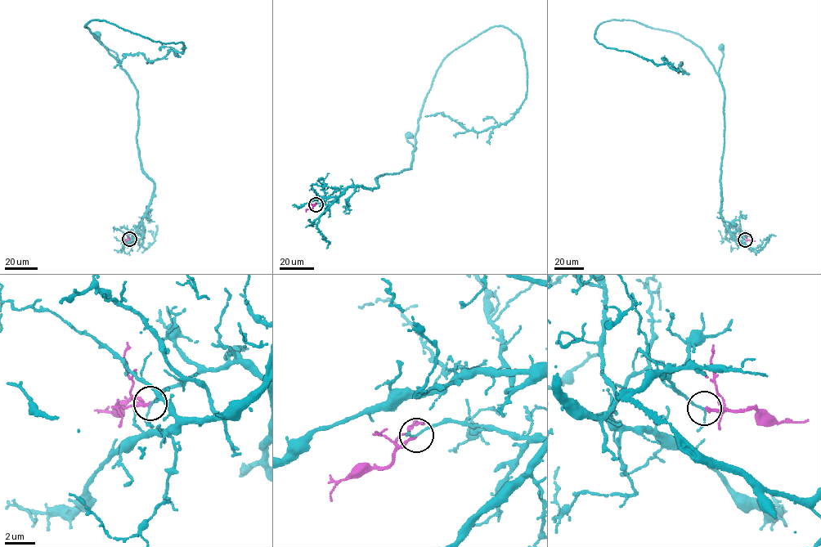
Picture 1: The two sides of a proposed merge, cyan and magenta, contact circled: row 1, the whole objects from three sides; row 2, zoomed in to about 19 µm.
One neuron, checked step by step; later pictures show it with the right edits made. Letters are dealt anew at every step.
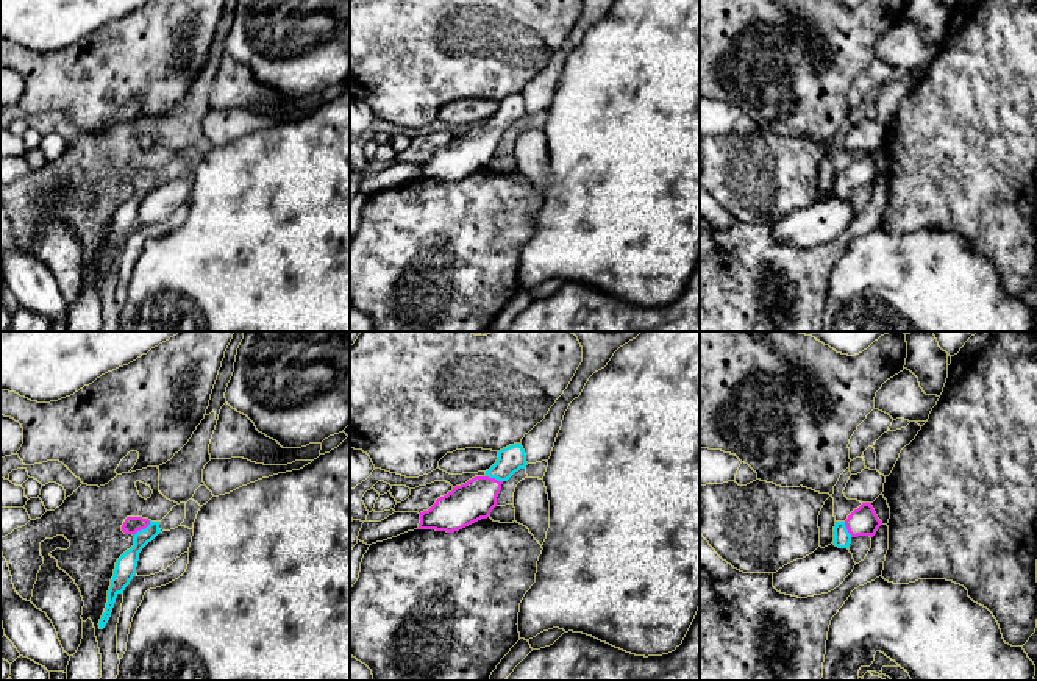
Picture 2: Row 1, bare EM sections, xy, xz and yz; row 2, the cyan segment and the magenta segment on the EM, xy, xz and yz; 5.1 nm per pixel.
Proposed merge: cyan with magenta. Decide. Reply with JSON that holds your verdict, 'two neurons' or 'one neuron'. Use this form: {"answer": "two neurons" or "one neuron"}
{"answer": "one neuron"}

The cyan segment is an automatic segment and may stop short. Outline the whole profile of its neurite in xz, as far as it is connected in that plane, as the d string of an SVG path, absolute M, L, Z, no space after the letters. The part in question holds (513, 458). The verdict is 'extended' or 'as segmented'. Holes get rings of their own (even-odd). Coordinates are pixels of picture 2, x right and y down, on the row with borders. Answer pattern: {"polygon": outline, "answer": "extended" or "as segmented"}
{"polygon": "M522 444L500 450L497 462L486 470L484 476L475 476L465 484L453 487L451 492L437 498L428 511L420 512L417 529L454 533L487 519L497 506L501 484L526 465Z", "answer": "extended"}

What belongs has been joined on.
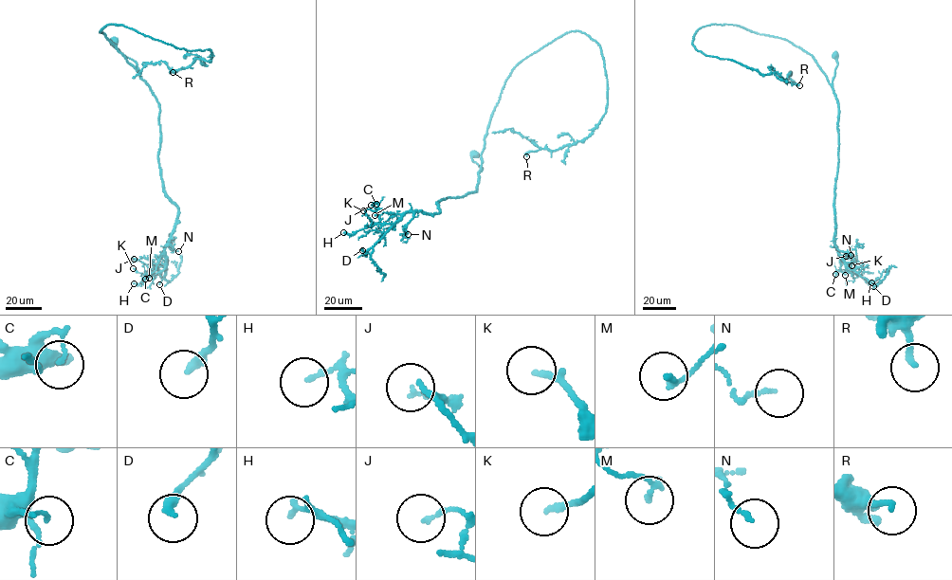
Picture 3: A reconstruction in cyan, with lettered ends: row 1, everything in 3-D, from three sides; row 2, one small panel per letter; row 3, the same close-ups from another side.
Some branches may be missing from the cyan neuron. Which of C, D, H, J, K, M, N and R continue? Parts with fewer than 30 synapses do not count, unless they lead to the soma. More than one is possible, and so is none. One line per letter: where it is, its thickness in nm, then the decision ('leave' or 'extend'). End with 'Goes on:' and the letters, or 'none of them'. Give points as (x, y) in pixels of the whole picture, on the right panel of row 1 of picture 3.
C: place (835, 274); calibre 100 nm; leave
D: place (873, 286); calibre 280 nm; leave
H: place (871, 282); calibre 140 nm; leave
J: place (846, 256); calibre 150 nm; leave
K: place (851, 265); calibre 170 nm; leave
M: place (845, 275); calibre 170 nm; leave
N: place (851, 255); calibre 110 nm; leave
R: place (799, 85); calibre 170 nm; leave
Goes on: none of them

